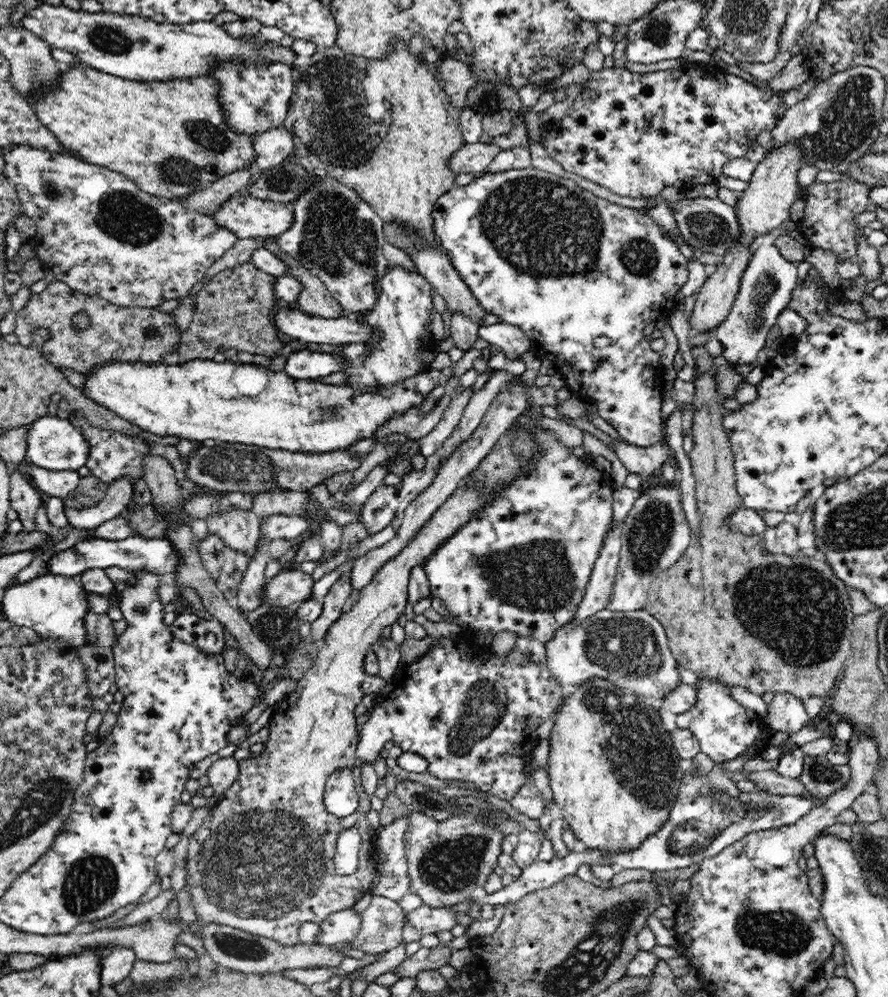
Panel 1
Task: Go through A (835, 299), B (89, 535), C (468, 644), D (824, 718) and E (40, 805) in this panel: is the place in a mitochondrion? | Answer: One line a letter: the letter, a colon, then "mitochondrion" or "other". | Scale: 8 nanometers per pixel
A: other
B: other
C: other
D: other
E: mitochondrion

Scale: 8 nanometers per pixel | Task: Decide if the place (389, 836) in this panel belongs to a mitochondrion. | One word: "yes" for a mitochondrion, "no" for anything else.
no

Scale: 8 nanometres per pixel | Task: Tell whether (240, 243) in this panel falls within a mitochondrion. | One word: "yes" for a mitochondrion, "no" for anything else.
no

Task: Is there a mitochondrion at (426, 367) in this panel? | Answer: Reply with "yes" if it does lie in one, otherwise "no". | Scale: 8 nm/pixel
no

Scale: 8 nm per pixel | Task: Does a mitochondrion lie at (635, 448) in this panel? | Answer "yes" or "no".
no

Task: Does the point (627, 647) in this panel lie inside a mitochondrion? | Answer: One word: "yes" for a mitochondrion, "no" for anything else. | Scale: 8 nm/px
yes

